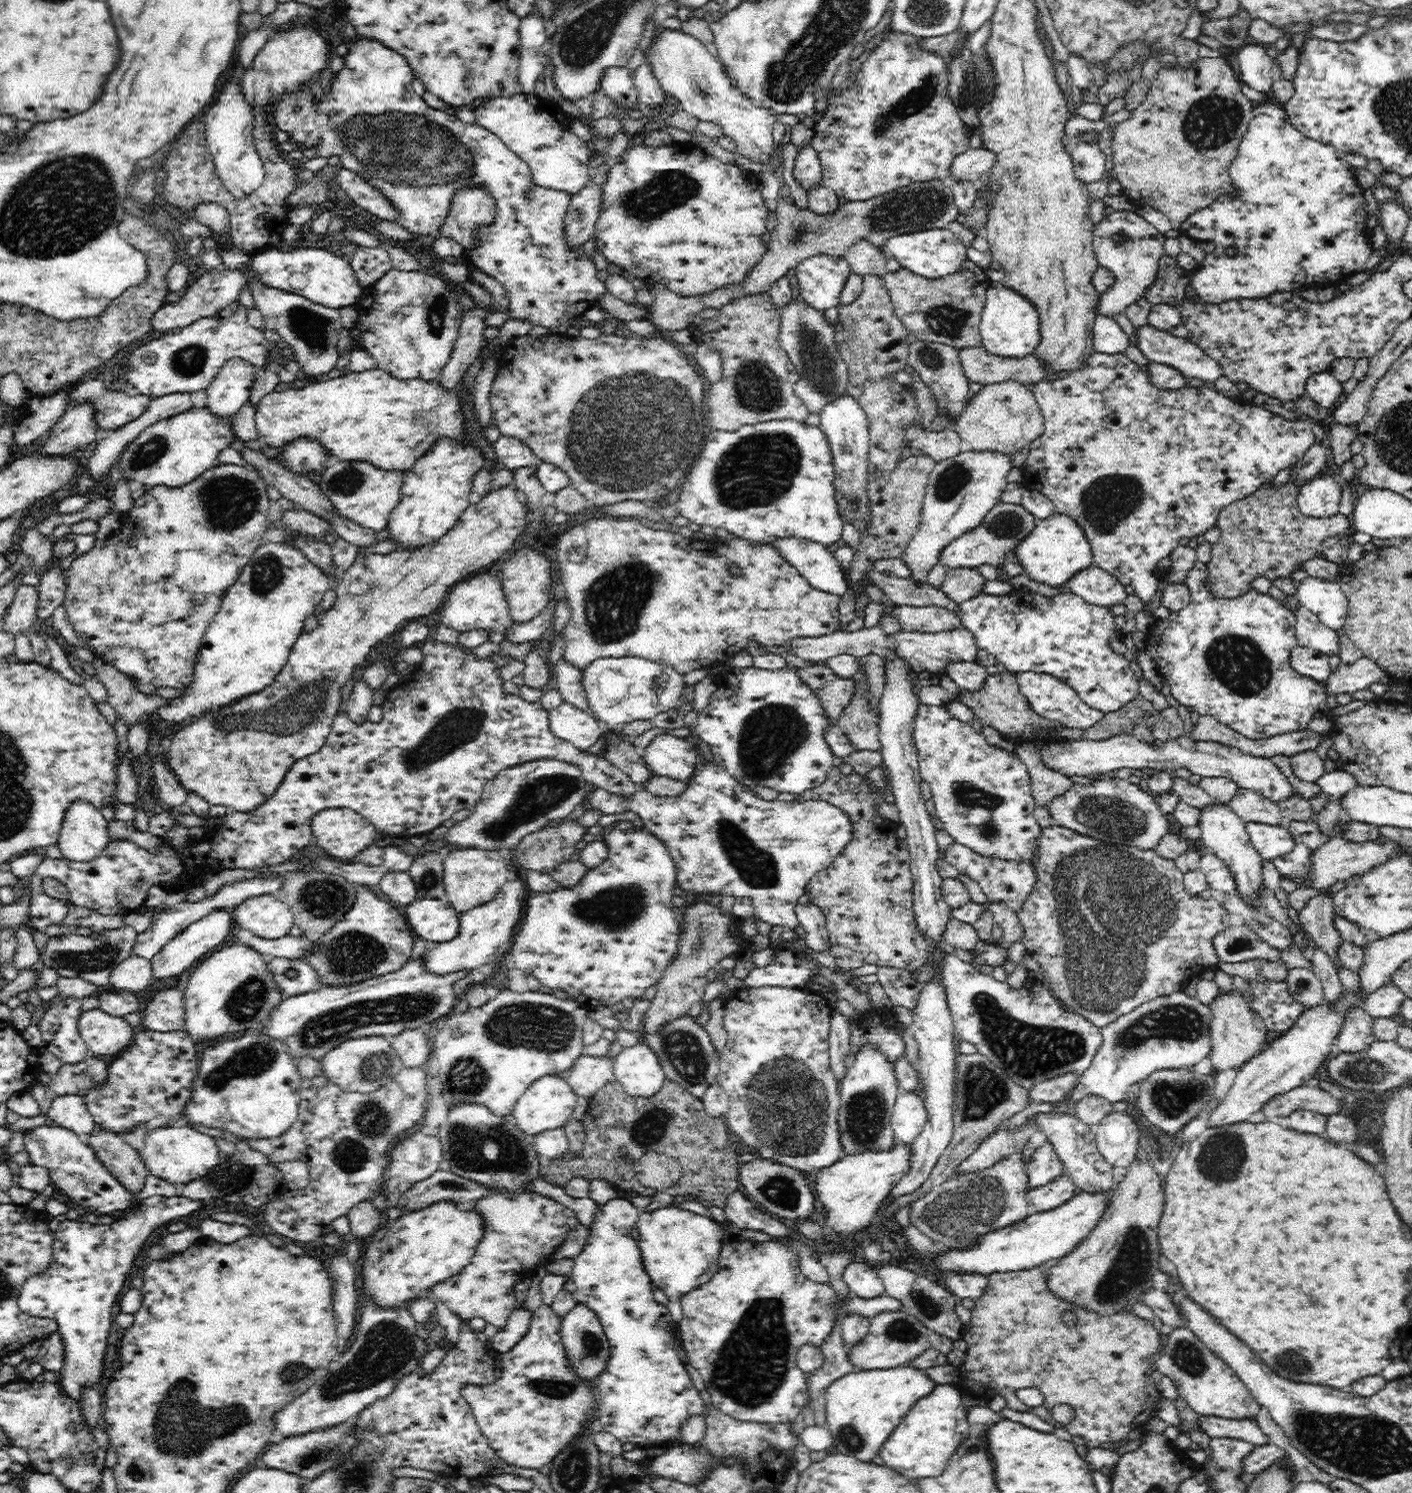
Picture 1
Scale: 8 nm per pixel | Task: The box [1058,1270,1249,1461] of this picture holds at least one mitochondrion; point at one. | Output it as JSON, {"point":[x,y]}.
{"point":[1187,1357]}

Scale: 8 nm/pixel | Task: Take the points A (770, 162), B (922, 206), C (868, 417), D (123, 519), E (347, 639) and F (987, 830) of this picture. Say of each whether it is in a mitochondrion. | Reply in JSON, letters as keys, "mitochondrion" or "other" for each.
{"A":"other","B":"mitochondrion","C":"other","D":"other","E":"other","F":"mitochondrion"}

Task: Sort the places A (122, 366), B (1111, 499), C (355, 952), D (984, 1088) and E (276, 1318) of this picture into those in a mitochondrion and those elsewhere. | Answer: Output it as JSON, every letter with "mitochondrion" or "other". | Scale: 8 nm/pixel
{"A":"other","B":"mitochondrion","C":"mitochondrion","D":"mitochondrion","E":"other"}

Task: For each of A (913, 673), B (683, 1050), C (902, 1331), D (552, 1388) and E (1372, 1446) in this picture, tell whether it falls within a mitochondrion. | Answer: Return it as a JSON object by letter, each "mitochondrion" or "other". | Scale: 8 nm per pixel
{"A":"other","B":"mitochondrion","C":"mitochondrion","D":"mitochondrion","E":"mitochondrion"}

